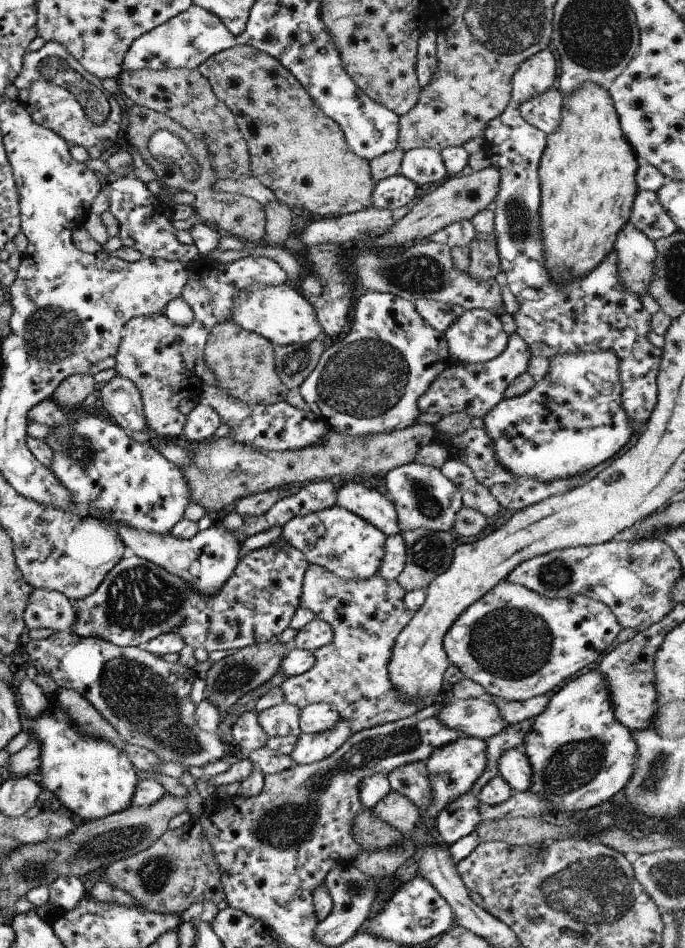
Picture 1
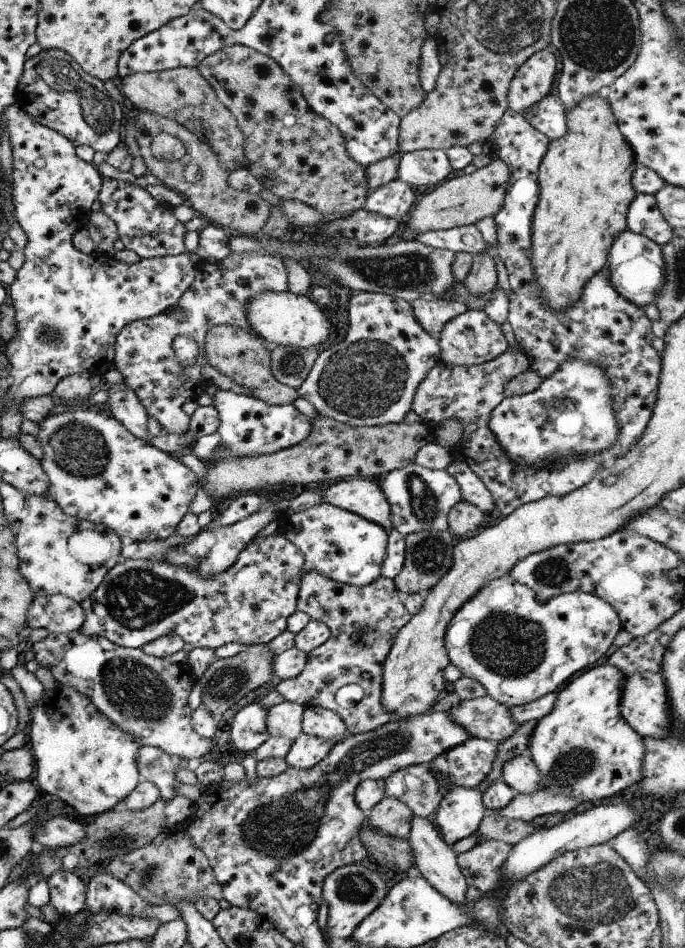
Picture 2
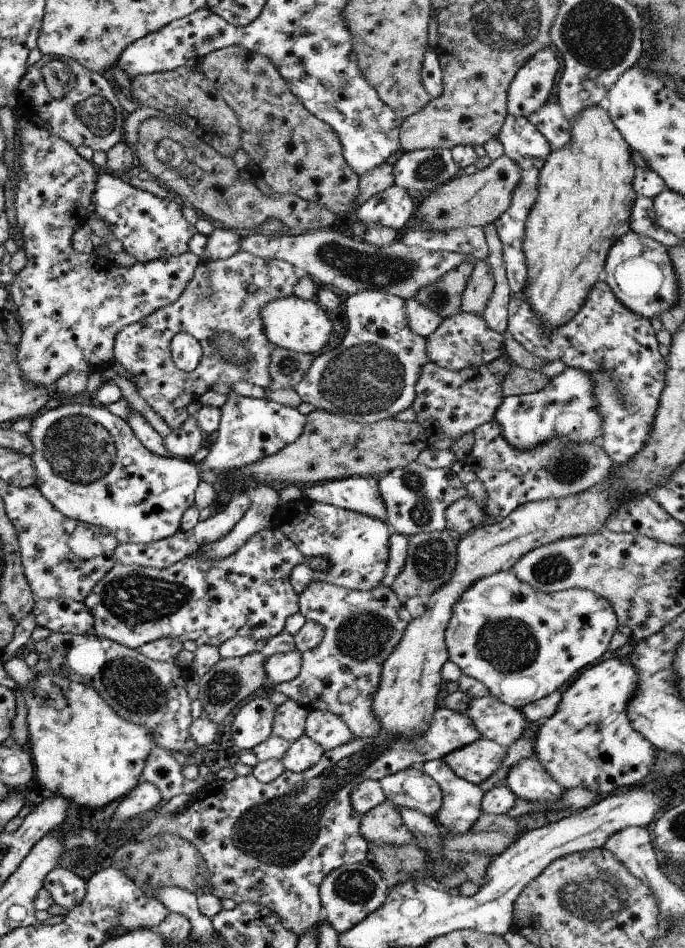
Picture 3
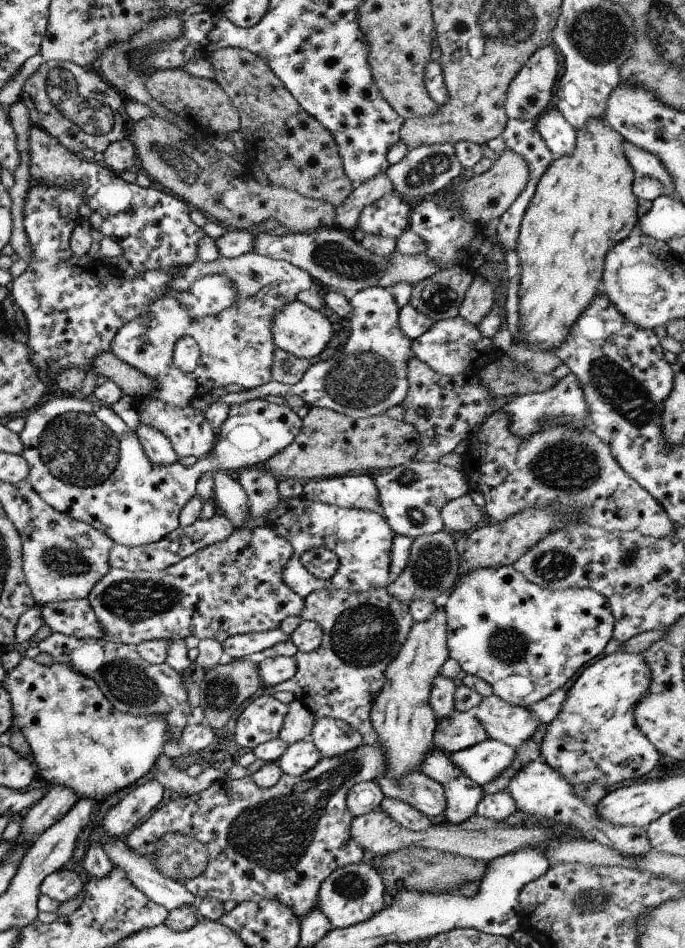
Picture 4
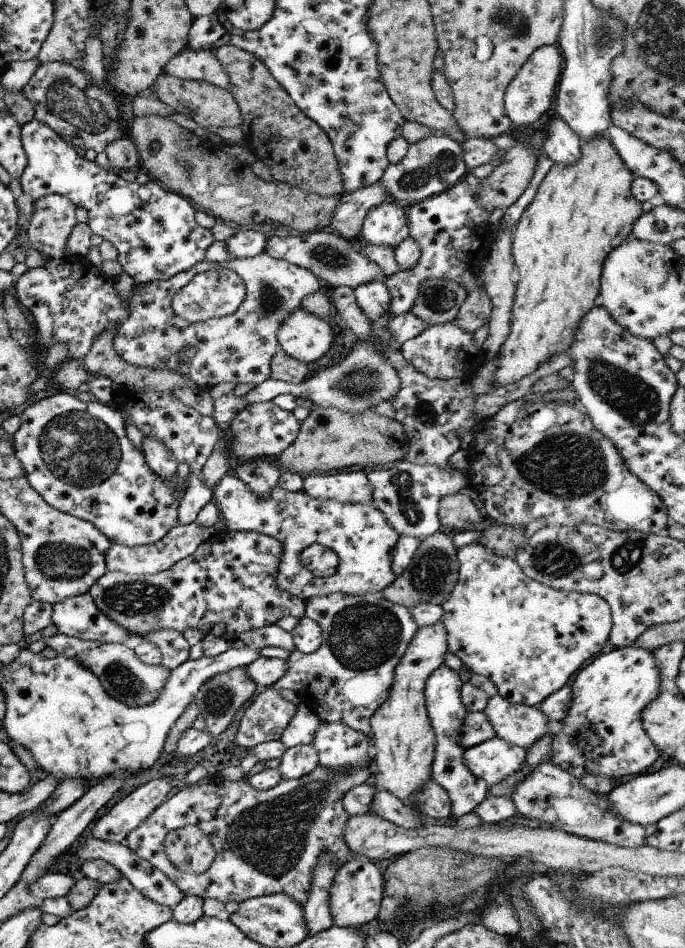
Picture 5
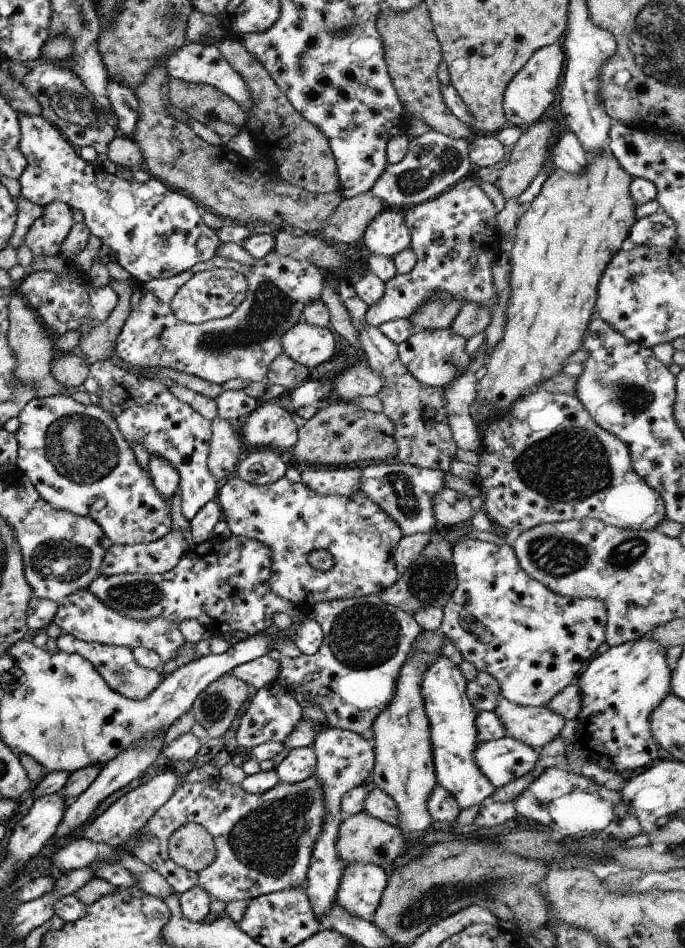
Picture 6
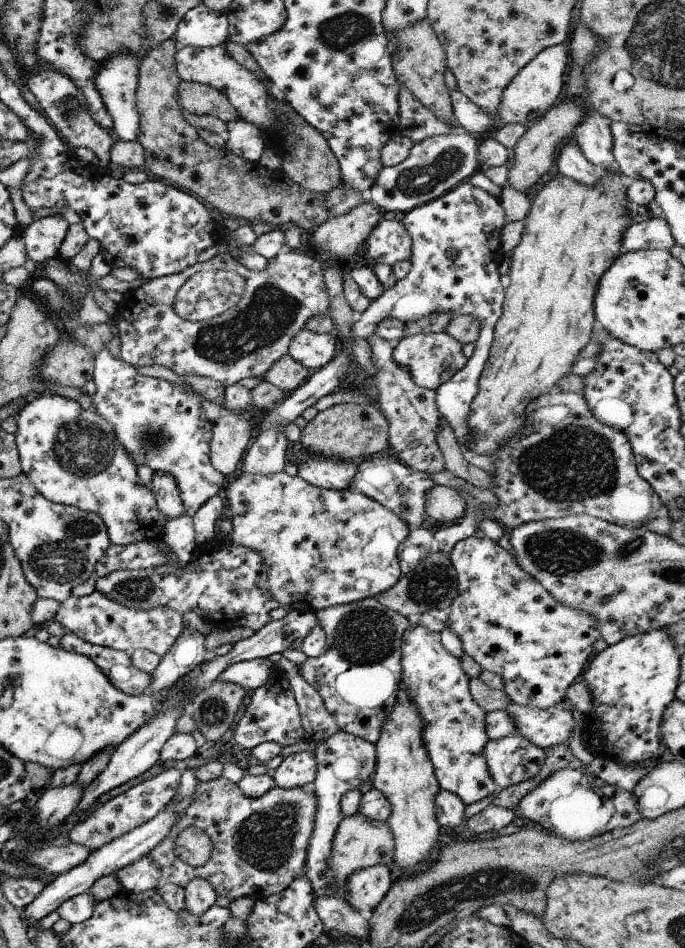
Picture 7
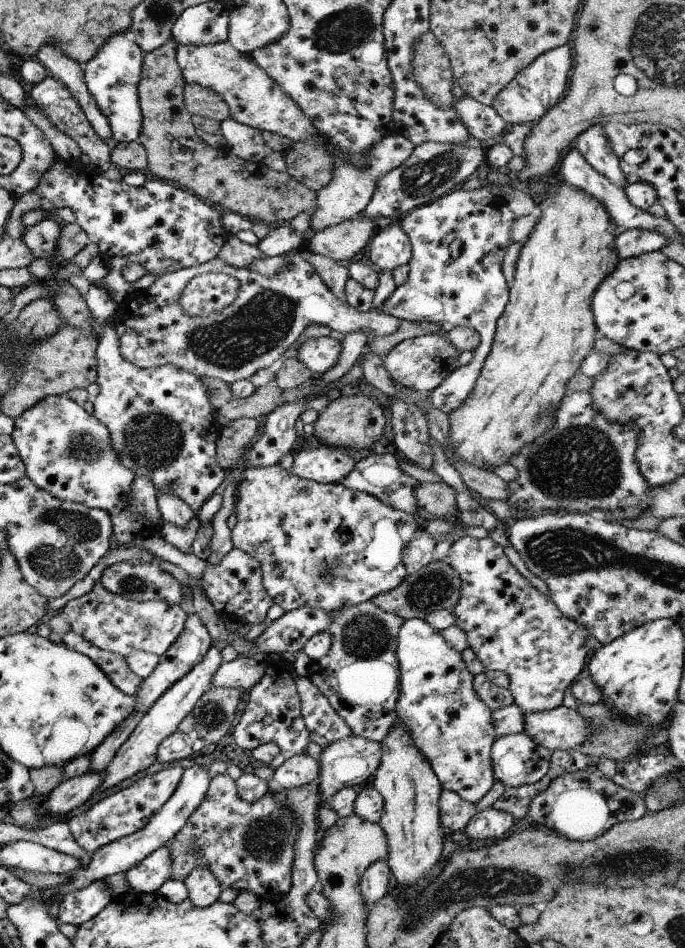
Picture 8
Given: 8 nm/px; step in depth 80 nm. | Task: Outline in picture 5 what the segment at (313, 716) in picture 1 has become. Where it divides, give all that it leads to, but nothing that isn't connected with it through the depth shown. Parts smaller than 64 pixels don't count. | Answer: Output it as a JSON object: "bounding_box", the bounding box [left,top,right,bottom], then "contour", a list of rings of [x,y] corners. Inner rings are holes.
{"bounding_box":[312,721,371,771],"contour":[[[320,721],[313,734],[312,747],[316,750],[318,764],[331,771],[341,767],[364,767],[371,762],[370,737],[340,722]]]}

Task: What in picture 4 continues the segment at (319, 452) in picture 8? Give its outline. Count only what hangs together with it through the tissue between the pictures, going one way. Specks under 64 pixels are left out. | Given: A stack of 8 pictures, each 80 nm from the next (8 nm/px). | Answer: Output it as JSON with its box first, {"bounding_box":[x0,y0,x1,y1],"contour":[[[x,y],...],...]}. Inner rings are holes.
{"bounding_box":[302,474,381,515],"contour":[[[371,474],[309,479],[302,482],[302,495],[313,502],[363,509],[381,515],[376,486]]]}

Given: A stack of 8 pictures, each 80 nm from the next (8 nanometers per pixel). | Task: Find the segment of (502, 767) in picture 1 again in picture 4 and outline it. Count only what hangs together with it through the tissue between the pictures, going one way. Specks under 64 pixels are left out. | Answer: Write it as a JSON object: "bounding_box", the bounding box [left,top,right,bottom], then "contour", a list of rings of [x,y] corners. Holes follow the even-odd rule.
{"bounding_box":[506,759,650,857],"contour":[[[535,759],[514,770],[506,790],[514,800],[517,810],[543,816],[549,820],[553,818],[557,825],[573,827],[581,838],[597,841],[627,857],[639,857],[650,852],[645,828],[607,823],[596,815],[595,805],[586,805],[578,796],[575,796],[572,787],[555,769],[549,768],[546,762]]]}

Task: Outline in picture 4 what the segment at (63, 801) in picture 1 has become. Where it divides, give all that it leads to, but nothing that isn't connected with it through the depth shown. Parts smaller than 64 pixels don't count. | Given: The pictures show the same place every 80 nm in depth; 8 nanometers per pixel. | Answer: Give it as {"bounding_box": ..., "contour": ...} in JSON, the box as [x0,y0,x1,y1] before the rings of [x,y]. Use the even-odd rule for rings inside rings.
{"bounding_box":[1,656,168,803],"contour":[[[24,656],[13,670],[6,672],[1,686],[9,693],[12,704],[11,727],[17,727],[30,746],[29,756],[36,769],[36,779],[44,782],[47,788],[69,789],[78,800],[93,799],[100,803],[107,795],[137,782],[150,770],[166,740],[168,729],[164,715],[140,717],[118,711],[101,694],[94,680],[61,663],[43,666]]]}

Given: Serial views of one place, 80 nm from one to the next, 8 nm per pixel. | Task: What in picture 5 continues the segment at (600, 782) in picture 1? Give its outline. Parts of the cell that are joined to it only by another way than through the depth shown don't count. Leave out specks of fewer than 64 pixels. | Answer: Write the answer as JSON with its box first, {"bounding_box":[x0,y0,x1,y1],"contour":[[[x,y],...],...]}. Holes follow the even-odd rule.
{"bounding_box":[548,644,660,780],"contour":[[[631,644],[629,647],[614,648],[606,653],[600,652],[573,677],[569,708],[563,720],[555,723],[550,733],[552,741],[548,752],[549,762],[573,775],[577,780],[584,774],[612,780],[645,772],[657,760],[659,754],[655,745],[643,732],[640,712],[646,704],[657,698],[660,680],[656,660],[647,649]]]}

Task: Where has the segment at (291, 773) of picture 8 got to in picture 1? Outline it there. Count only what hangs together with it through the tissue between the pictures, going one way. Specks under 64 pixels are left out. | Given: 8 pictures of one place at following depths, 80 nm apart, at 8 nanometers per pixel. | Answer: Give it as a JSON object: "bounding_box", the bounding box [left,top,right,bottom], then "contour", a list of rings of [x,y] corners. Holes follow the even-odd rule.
{"bounding_box":[288,718,353,764],"contour":[[[339,718],[337,724],[333,725],[328,731],[313,735],[300,733],[293,750],[288,755],[293,764],[314,763],[322,758],[329,757],[351,734],[353,733],[350,731],[346,720]]]}

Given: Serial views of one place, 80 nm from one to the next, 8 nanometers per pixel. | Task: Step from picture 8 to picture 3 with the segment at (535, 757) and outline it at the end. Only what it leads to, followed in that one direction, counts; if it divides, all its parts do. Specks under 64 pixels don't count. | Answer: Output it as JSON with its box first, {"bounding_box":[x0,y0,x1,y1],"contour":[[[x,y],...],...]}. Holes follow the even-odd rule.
{"bounding_box":[440,737,505,785],"contour":[[[479,737],[440,759],[453,774],[468,783],[478,785],[498,767],[505,753],[505,747],[492,740]]]}

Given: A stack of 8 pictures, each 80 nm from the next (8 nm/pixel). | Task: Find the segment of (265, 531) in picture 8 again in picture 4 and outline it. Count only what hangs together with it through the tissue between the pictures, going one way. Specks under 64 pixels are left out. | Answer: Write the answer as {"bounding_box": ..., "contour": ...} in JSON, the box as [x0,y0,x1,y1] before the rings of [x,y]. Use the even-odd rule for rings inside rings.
{"bounding_box":[212,471,394,598],"contour":[[[215,471],[212,474],[213,492],[212,498],[221,508],[223,516],[234,526],[242,528],[242,524],[248,519],[247,497],[237,480],[231,479],[227,474]],[[301,494],[290,499],[279,498],[277,506],[268,514],[262,526],[271,527],[277,535],[290,542],[293,554],[284,566],[282,579],[301,598],[320,588],[367,592],[385,587],[388,583],[390,546],[394,532],[382,515],[363,509],[313,502]],[[316,546],[324,546],[338,558],[338,567],[329,579],[316,579],[299,563],[299,556]]]}

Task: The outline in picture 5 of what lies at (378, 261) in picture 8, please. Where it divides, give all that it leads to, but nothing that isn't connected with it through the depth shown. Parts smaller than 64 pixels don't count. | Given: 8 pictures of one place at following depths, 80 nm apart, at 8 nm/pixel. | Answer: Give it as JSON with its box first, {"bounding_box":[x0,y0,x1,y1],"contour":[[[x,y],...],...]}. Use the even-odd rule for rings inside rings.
{"bounding_box":[359,199,408,250],"contour":[[[390,199],[375,205],[366,212],[359,233],[366,244],[394,250],[408,235],[405,208]]]}

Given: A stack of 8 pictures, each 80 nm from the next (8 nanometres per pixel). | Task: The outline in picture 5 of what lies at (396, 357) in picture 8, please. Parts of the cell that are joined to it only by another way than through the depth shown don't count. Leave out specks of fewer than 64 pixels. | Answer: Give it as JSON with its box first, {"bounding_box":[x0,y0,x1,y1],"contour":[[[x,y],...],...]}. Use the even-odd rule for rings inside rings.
{"bounding_box":[398,322,483,380],"contour":[[[453,322],[428,326],[421,334],[398,345],[398,349],[416,371],[437,380],[461,377],[465,370],[478,366],[483,359],[481,348],[474,343],[473,333],[459,328]]]}

